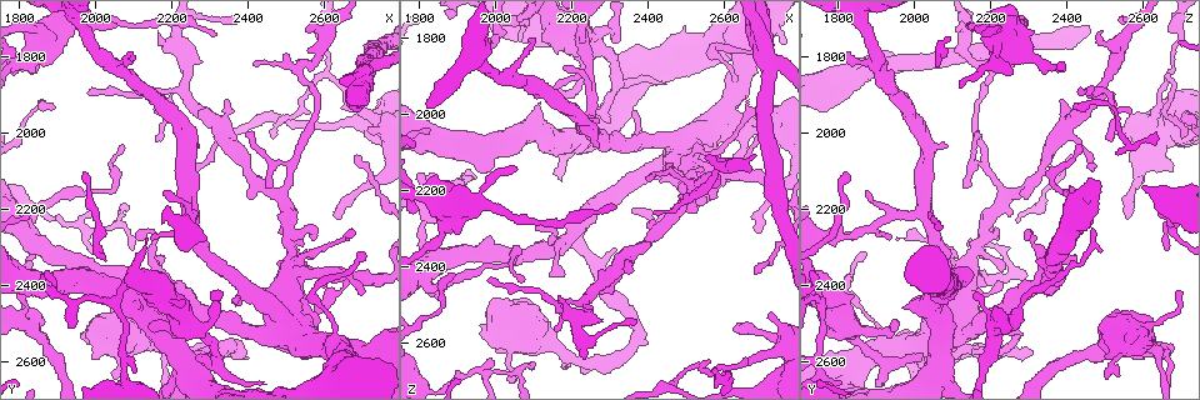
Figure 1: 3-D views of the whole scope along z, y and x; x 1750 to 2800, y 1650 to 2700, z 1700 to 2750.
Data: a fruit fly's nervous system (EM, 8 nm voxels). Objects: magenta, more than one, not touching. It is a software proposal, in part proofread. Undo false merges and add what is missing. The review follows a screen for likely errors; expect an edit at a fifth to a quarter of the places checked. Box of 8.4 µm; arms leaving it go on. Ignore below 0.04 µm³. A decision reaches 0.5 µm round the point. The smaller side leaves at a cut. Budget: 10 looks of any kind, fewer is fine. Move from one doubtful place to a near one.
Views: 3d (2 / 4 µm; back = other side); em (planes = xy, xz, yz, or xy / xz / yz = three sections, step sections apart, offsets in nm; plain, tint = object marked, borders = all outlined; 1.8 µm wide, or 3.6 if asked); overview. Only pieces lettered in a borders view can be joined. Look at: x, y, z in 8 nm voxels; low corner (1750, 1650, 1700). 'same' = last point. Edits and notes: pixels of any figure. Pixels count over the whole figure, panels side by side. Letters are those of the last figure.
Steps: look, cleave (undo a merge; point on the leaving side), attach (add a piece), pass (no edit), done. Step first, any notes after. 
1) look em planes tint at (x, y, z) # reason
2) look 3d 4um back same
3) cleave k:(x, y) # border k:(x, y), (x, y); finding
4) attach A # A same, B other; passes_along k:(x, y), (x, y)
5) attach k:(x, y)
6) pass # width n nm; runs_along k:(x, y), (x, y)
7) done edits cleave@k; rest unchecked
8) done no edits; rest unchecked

look em planes borders at (2215, 2575, 2645)

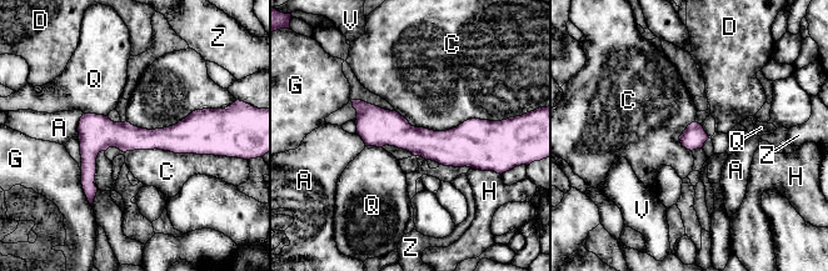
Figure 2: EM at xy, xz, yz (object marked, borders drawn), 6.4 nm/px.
pass # A other, C other, D other, G other, H other, Q other, V other, Z other; border 2:(395, 110), (434, 130), (495, 121); all the same cell

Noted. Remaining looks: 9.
look em 3.6um planes borders at (2265, 2515, 1830) # abrupt turn

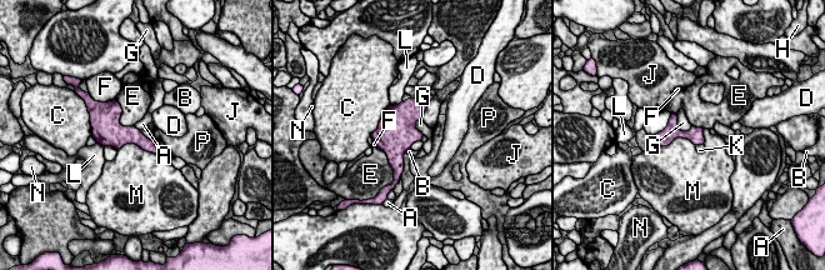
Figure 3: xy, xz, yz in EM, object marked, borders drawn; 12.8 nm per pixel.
pass # longest_contact M 550 nm; A other, B other, C other, D other, E other, F other, G other, H other, J other, K other, L other, M other, N other, P other; border 3:(675, 114), (678, 126), (688, 131); all the same cell

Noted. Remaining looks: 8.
look em planes borders at (2485, 2480, 2075)

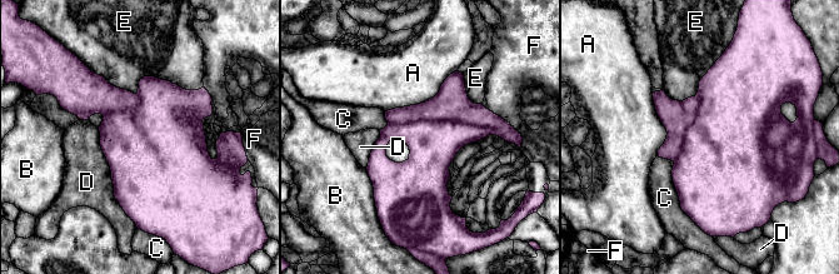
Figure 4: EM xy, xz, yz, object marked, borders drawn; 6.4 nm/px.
cleave 4:(452, 103) # width 400 nm; A other, B other, C other, D other, E other, F other; border 4:(388, 123), (460, 120), (507, 128); a second cell is stuck on

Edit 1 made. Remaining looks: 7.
done edits cleave@4; rest unchecked

